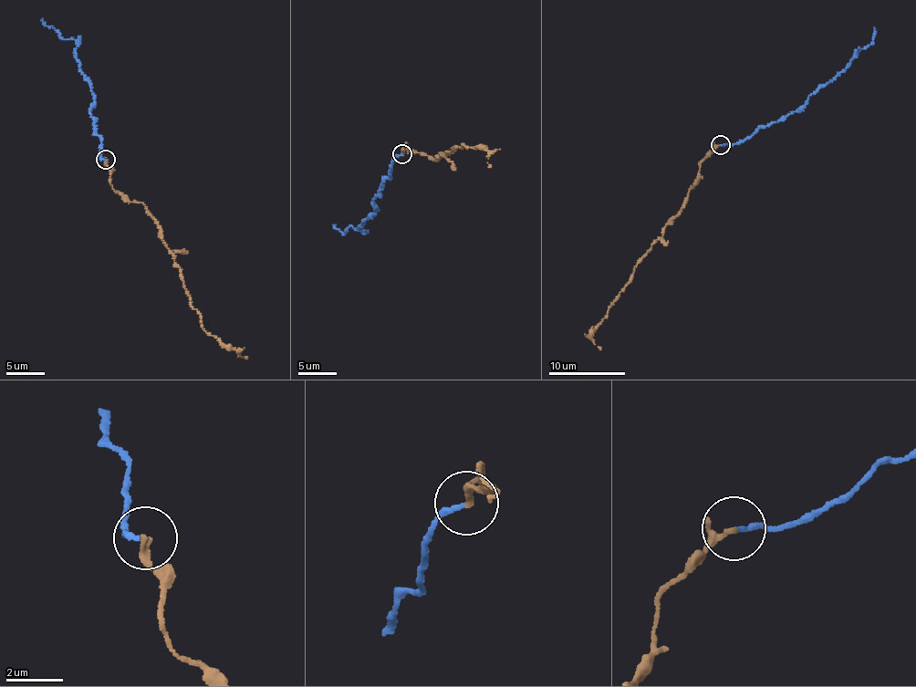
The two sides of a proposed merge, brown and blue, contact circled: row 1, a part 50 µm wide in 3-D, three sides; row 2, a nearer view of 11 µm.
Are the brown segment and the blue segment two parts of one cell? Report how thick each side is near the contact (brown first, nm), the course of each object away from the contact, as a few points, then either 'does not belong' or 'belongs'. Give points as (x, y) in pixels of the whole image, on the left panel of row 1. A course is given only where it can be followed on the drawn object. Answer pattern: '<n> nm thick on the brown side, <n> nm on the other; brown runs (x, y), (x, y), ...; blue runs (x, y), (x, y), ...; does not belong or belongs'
180 nm thick on the brown side, 160 nm on the other; brown runs (105, 160), (110, 185), (130, 202), (141, 202), (154, 219), (161, 240), (178, 265), (202, 327), (247, 359); blue runs (105, 160), (100, 158), (102, 150), (89, 110), (92, 92), (77, 57), (75, 39), (62, 39), (42, 18); belongs

